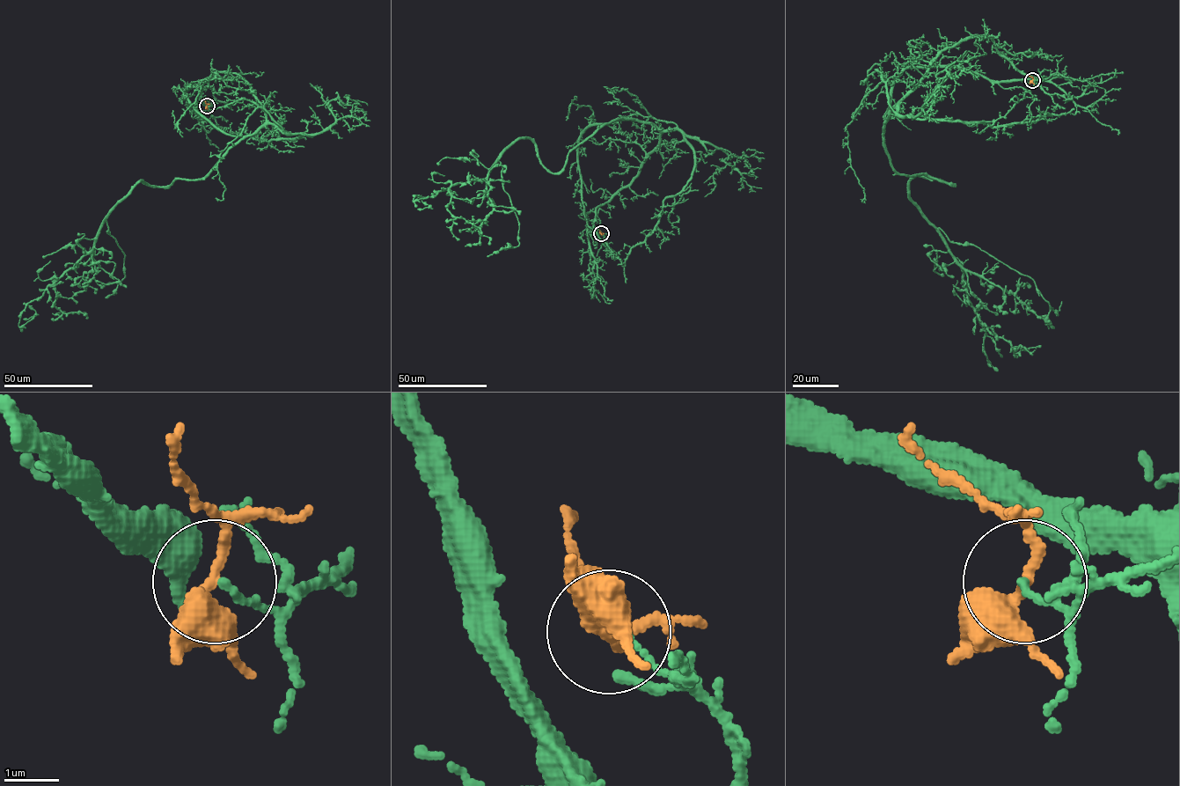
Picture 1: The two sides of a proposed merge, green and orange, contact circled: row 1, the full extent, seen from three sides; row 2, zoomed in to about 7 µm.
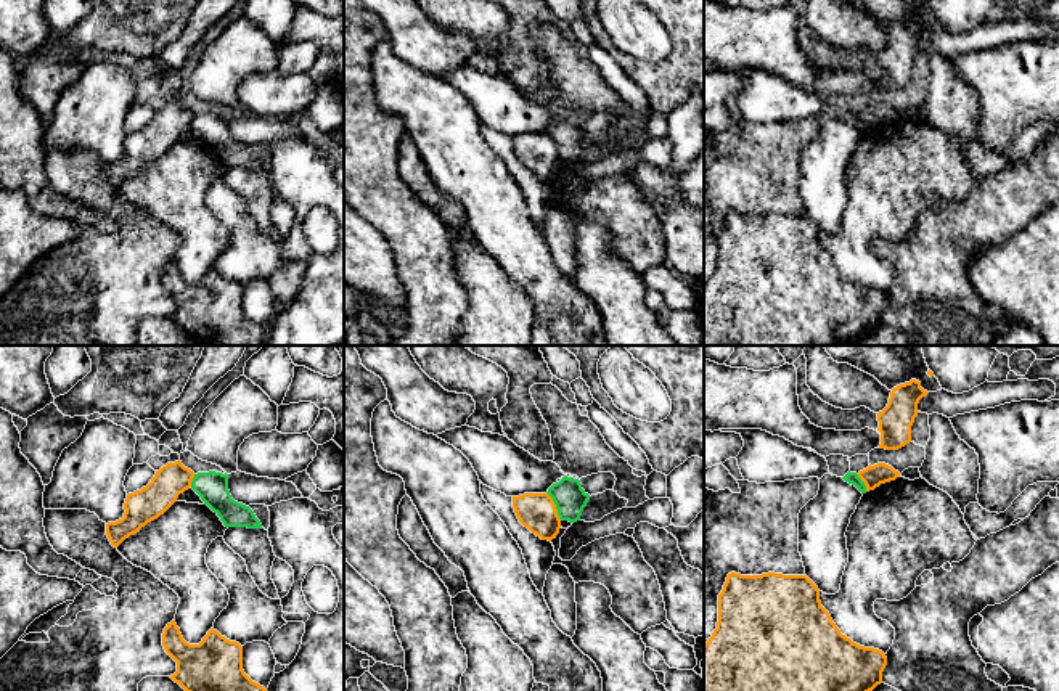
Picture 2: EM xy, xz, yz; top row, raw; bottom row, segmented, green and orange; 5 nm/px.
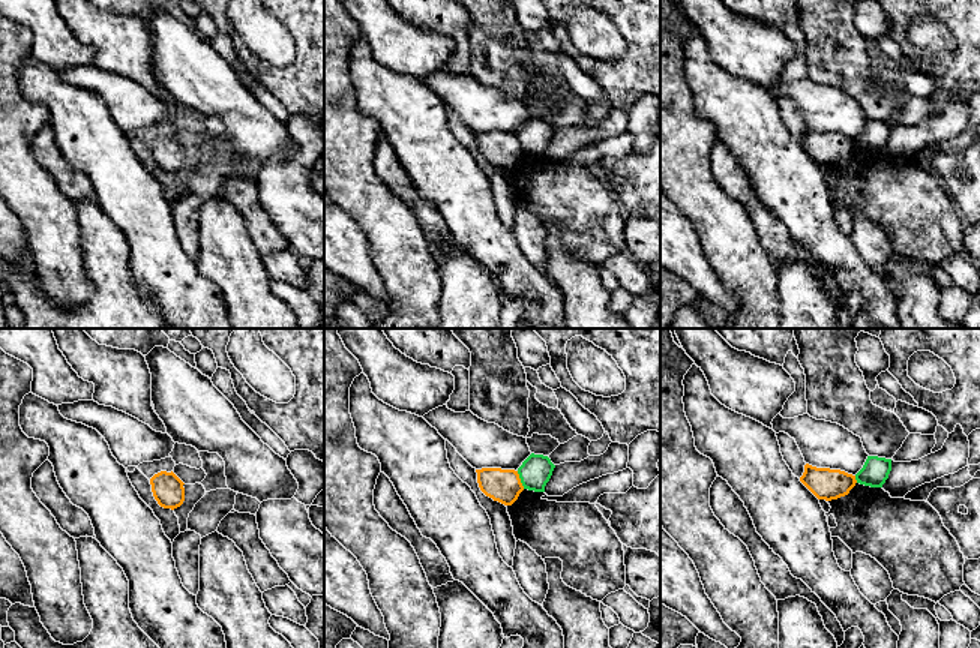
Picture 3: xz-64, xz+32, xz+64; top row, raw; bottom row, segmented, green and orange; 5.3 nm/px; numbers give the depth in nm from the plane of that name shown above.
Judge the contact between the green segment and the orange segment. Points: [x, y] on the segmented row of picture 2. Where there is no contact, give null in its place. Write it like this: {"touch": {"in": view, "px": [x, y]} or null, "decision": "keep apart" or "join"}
{"touch": {"in": "xz", "px": [556, 507]}, "decision": "keep apart"}

